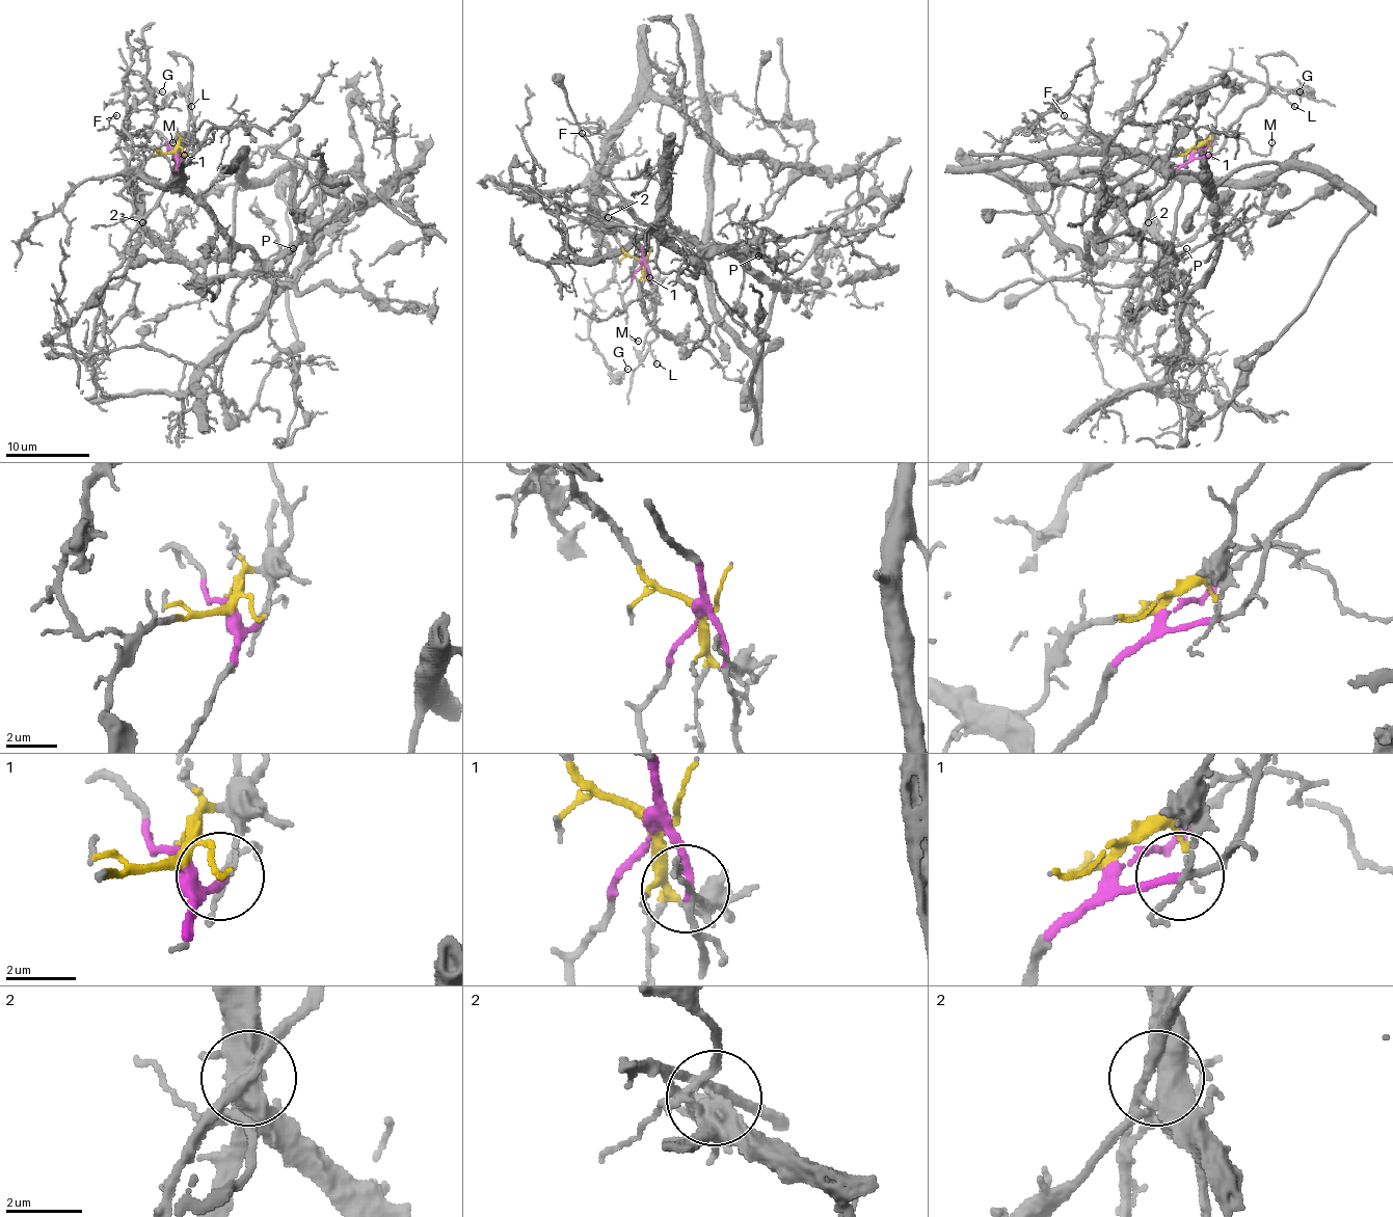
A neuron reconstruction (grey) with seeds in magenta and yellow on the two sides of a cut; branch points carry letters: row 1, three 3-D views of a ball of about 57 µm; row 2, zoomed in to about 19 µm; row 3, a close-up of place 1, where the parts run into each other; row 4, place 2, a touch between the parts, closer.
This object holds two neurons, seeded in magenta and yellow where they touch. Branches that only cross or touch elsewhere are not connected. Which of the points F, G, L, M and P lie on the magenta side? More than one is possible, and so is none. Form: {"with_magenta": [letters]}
{"with_magenta": ["L", "M"]}

